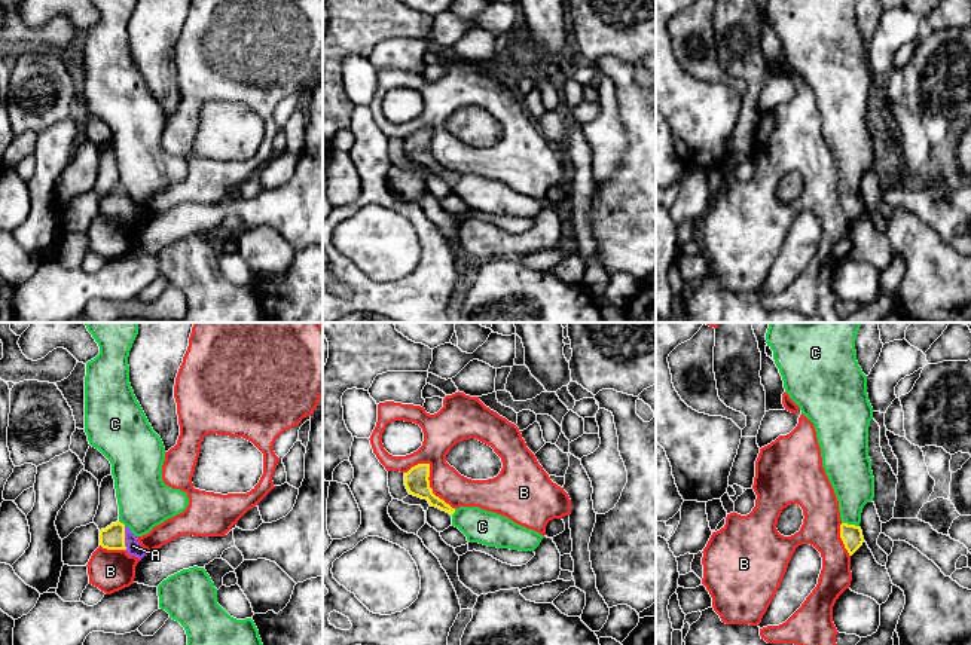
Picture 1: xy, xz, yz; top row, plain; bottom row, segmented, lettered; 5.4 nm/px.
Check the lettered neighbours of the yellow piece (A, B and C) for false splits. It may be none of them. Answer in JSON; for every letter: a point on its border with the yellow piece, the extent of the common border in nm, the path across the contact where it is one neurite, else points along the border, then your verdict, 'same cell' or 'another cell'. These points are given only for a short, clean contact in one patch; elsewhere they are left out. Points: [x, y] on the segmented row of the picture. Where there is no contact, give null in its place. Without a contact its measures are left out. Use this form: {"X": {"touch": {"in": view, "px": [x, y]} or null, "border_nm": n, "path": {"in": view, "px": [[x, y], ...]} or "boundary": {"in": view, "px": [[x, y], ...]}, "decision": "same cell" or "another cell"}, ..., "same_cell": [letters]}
{"A": {"touch": {"in": "xy", "px": [124, 538]}, "border_nm": 130, "decision": "same cell"}, "B": {"touch": {"in": "xz", "px": [428, 476]}, "border_nm": 340, "decision": "another cell"}, "C": {"touch": {"in": "yz", "px": [851, 525]}, "border_nm": 100, "boundary": {"in": "yz", "px": [[842, 522], [858, 526]]}, "decision": "another cell"}, "same_cell": ["A"]}

